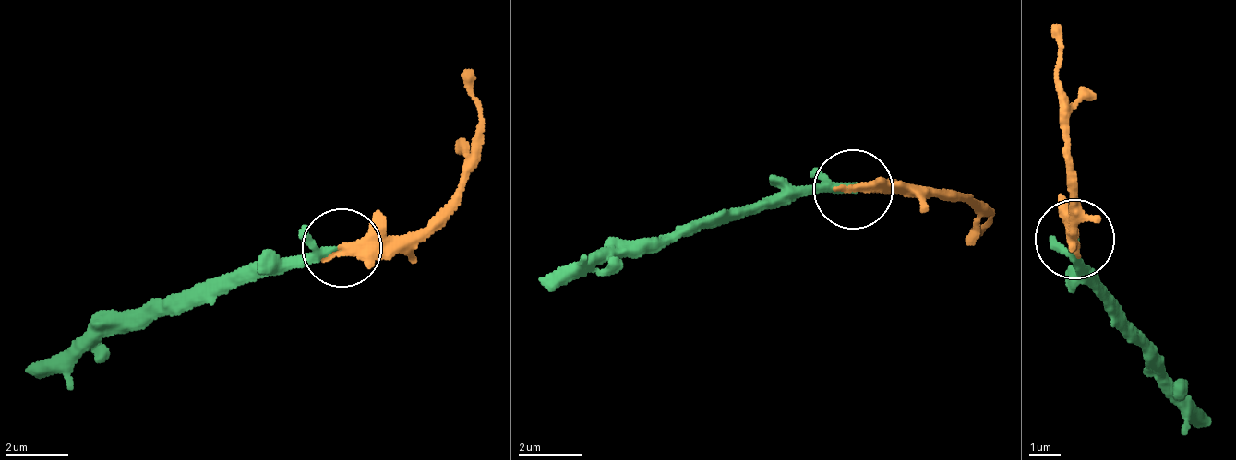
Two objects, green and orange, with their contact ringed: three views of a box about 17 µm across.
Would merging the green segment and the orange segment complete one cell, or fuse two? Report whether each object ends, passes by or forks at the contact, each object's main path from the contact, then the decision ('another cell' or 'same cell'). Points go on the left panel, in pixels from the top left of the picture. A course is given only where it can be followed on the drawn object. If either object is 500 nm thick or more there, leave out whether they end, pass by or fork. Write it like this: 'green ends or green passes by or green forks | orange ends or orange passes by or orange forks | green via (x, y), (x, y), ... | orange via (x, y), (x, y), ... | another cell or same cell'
green passes by | orange ends | green via (343, 250), (265, 260), (138, 318), (98, 318), (27, 373) | orange via (343, 250), (399, 251), (454, 195), (462, 151), (478, 131), (478, 97), (462, 72) | same cell

